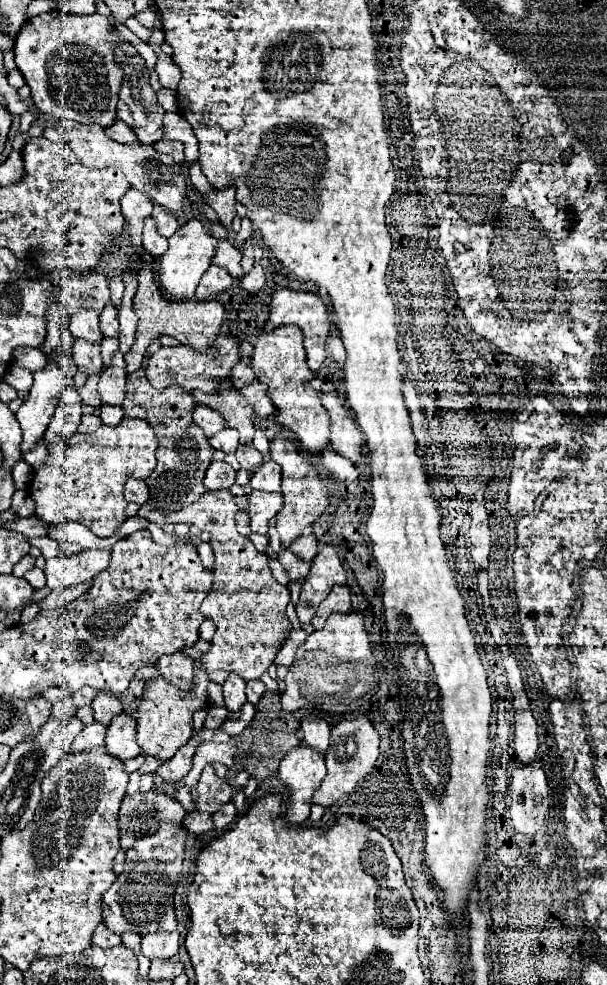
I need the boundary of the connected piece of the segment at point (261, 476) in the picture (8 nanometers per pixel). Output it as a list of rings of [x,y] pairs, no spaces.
[[[265,458],[265,464],[253,474],[251,478],[253,490],[265,490],[265,492],[279,492],[281,490],[281,468],[271,458]]]

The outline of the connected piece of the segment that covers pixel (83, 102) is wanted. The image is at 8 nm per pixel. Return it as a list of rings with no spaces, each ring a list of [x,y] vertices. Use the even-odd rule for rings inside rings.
[[[55,10],[53,14],[39,14],[35,18],[25,20],[23,28],[15,38],[15,62],[25,82],[31,88],[31,98],[39,112],[55,116],[59,120],[73,120],[83,124],[99,124],[103,128],[111,126],[117,112],[117,94],[123,80],[123,68],[115,64],[113,48],[115,48],[115,32],[111,30],[109,22],[101,14],[91,16],[73,16]]]

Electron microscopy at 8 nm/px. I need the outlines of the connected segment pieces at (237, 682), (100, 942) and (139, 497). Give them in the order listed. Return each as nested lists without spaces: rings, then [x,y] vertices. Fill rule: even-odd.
[[[229,672],[229,678],[223,684],[223,700],[225,700],[225,708],[229,712],[239,712],[241,706],[247,702],[245,682],[235,672]]]
[[[99,924],[95,930],[93,930],[93,936],[91,936],[91,946],[99,946],[99,948],[113,948],[113,946],[119,946],[121,944],[121,938],[117,934],[111,934],[105,924]]]
[[[129,478],[129,480],[127,480],[127,484],[125,484],[125,500],[127,500],[127,502],[135,502],[135,504],[143,506],[143,504],[149,500],[147,484],[145,484],[143,480]]]

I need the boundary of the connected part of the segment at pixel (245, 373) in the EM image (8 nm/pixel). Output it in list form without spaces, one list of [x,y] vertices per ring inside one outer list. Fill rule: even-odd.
[[[245,362],[235,364],[235,368],[233,368],[233,372],[231,372],[231,384],[233,384],[237,390],[241,390],[243,386],[247,386],[247,384],[251,384],[251,382],[255,382],[255,374],[253,374],[251,366],[245,364]]]

